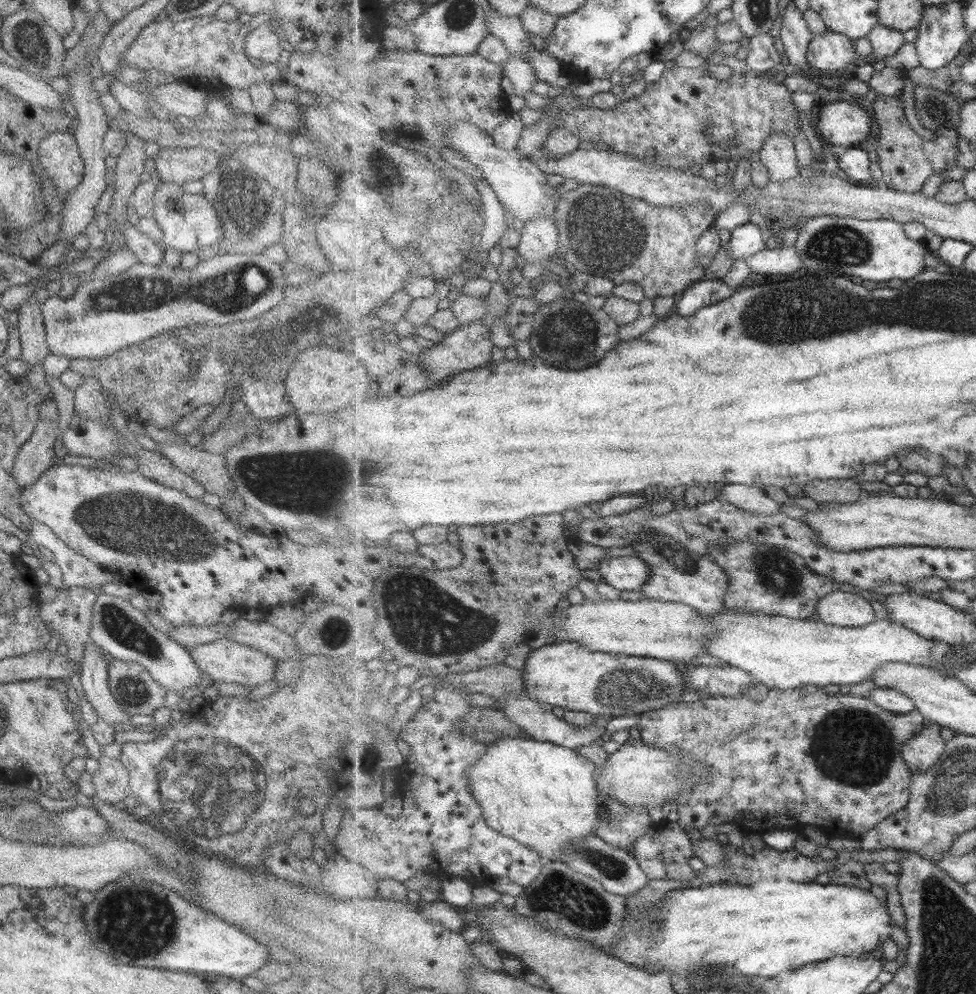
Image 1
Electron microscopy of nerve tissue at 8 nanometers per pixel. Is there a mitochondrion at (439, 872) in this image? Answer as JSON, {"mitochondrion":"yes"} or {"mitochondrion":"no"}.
{"mitochondrion":"no"}

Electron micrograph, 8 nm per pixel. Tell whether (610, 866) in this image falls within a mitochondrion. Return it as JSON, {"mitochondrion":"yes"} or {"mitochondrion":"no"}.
{"mitochondrion":"yes"}

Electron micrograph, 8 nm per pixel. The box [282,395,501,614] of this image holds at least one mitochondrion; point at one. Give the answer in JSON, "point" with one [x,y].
{"point":[369,465]}

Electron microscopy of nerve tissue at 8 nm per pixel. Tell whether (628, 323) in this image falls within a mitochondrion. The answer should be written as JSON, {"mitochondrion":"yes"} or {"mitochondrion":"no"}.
{"mitochondrion":"no"}

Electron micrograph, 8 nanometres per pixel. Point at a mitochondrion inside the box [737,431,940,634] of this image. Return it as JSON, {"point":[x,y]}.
{"point":[776,573]}

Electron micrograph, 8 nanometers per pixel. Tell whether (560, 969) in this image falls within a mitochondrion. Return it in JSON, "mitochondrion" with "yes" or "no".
{"mitochondrion":"no"}

